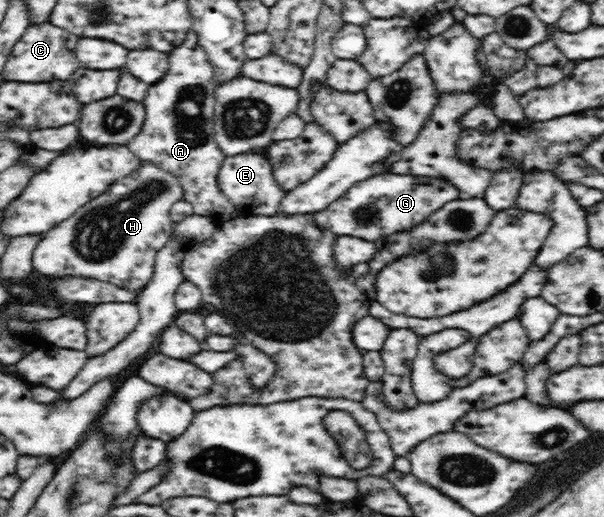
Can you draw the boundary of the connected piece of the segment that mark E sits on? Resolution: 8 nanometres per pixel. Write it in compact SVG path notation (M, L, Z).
M250 151L235 156L226 156L220 166L217 182L227 200L240 211L240 215L273 216L277 214L280 200L285 196L286 190L276 183L272 173L272 166L264 152Z

